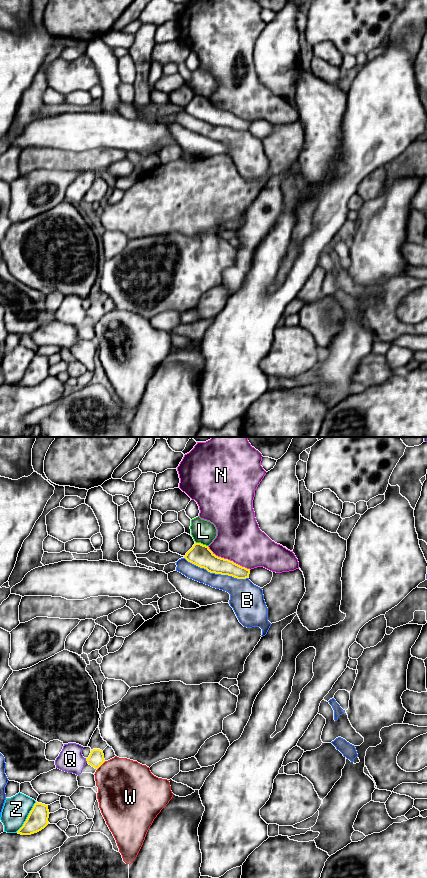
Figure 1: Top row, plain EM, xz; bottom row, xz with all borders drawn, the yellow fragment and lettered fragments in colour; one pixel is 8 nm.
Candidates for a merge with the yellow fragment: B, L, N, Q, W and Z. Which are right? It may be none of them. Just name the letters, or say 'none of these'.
none of these

